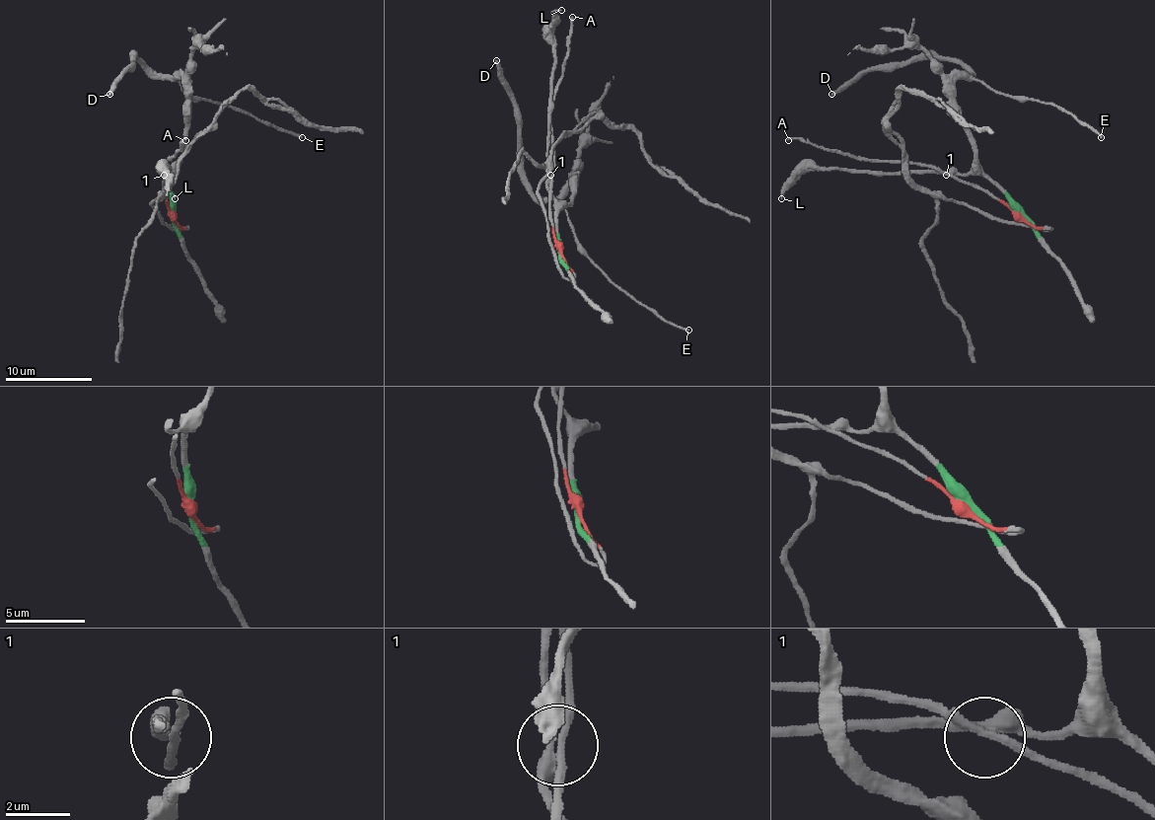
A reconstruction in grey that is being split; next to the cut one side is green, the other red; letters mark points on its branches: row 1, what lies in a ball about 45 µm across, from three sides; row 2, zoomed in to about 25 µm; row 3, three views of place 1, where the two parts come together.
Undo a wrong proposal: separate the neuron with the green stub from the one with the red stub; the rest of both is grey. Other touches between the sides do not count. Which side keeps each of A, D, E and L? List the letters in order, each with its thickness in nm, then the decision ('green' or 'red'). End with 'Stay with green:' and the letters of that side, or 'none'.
A: 200 nm | red
D: 300 nm | green
E: 170 nm | green
L: 200 nm | green
Stay with green: D, E, L

